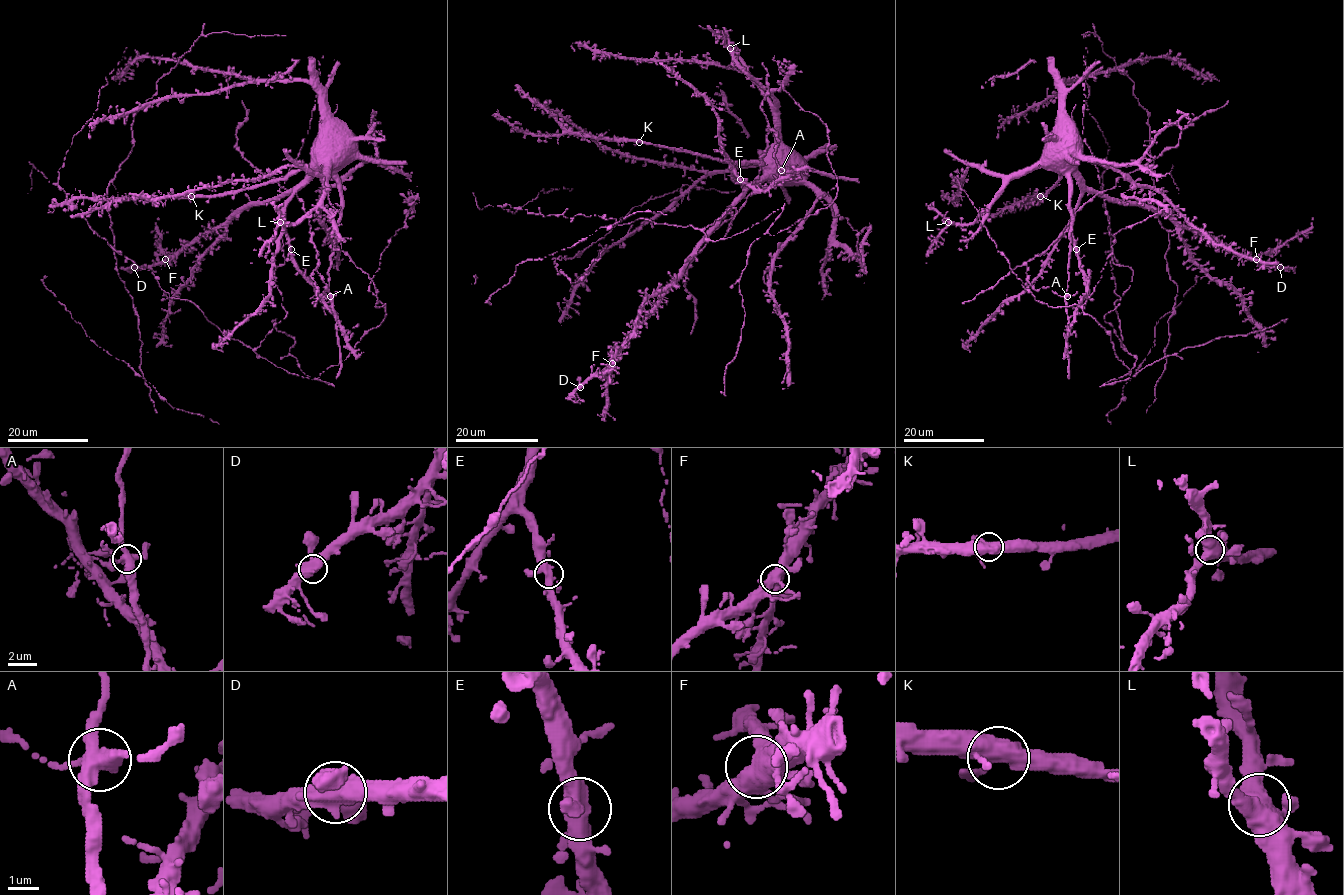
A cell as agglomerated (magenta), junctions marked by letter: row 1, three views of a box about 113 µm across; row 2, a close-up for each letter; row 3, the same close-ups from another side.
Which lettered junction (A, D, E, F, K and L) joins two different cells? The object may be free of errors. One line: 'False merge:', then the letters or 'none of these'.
False merge: A

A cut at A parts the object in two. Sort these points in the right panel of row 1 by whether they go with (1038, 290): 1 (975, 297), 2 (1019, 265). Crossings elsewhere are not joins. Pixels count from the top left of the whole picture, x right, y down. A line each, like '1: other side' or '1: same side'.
1: same side
2: same side

